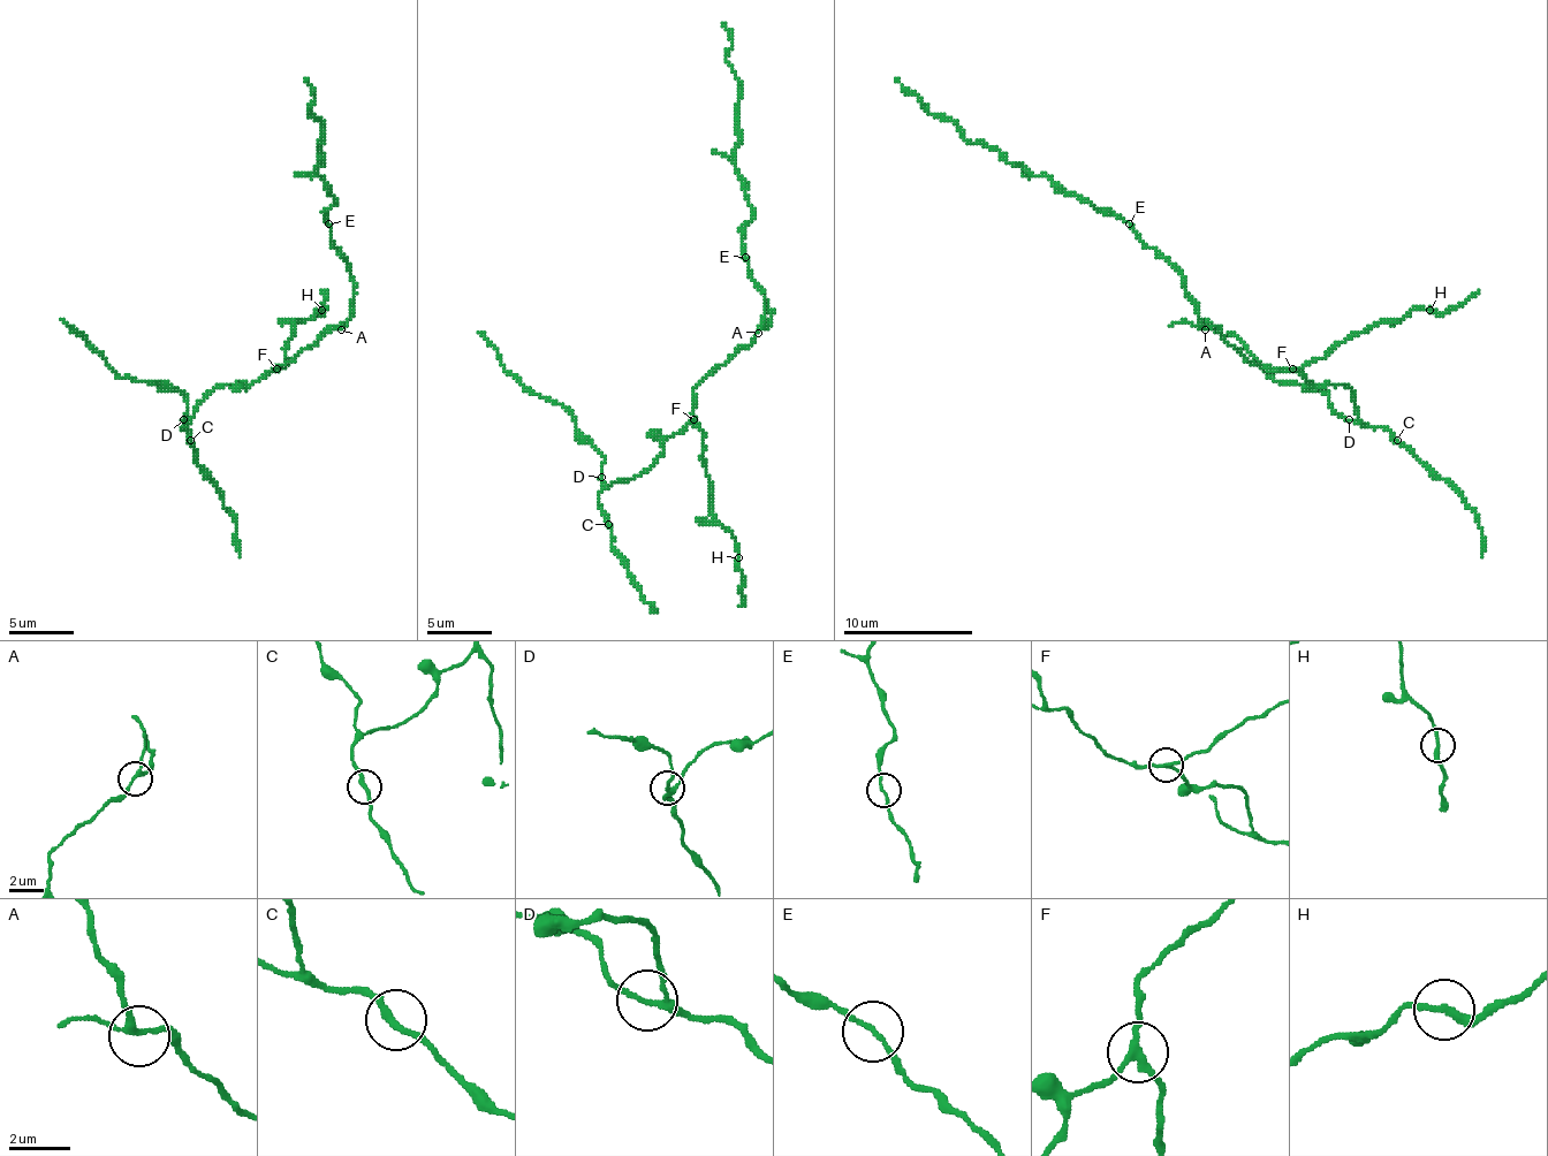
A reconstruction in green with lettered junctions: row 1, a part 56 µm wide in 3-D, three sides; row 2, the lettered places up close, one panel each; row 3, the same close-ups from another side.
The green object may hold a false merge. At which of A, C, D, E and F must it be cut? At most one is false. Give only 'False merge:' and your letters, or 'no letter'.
False merge: F

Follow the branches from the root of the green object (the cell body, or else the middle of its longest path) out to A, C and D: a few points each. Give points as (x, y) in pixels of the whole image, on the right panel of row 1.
A: (1221, 335), (1215, 326), (1205, 329)
C: (1221, 335), (1264, 369), (1292, 369), (1312, 385), (1345, 385), (1355, 413), (1397, 440)
D: (1221, 335), (1264, 369), (1292, 369), (1312, 385), (1345, 385), (1351, 390), (1358, 417), (1348, 420)

